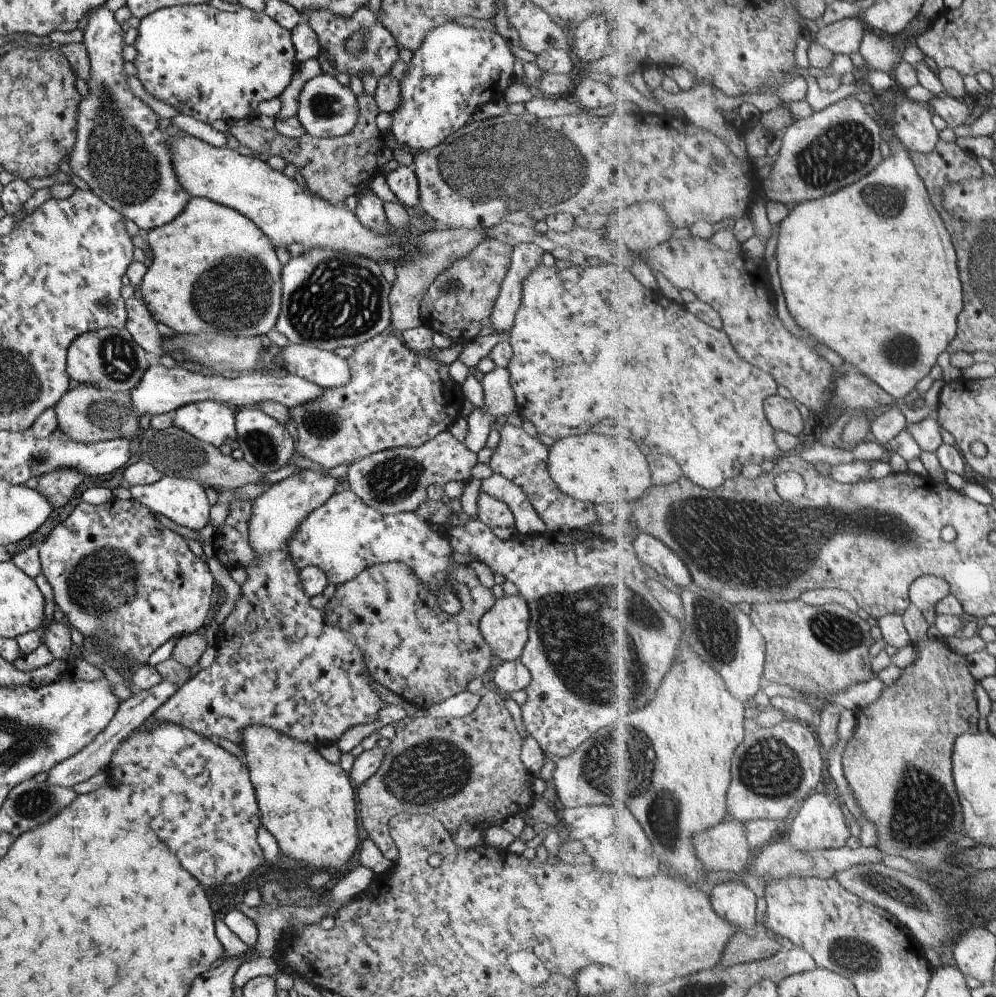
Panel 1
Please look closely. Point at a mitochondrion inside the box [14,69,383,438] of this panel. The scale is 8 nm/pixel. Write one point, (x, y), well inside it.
(119, 160)

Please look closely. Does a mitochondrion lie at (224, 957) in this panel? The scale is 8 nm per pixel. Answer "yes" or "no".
no

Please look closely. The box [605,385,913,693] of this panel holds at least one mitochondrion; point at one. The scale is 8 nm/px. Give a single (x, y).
(719, 632)

